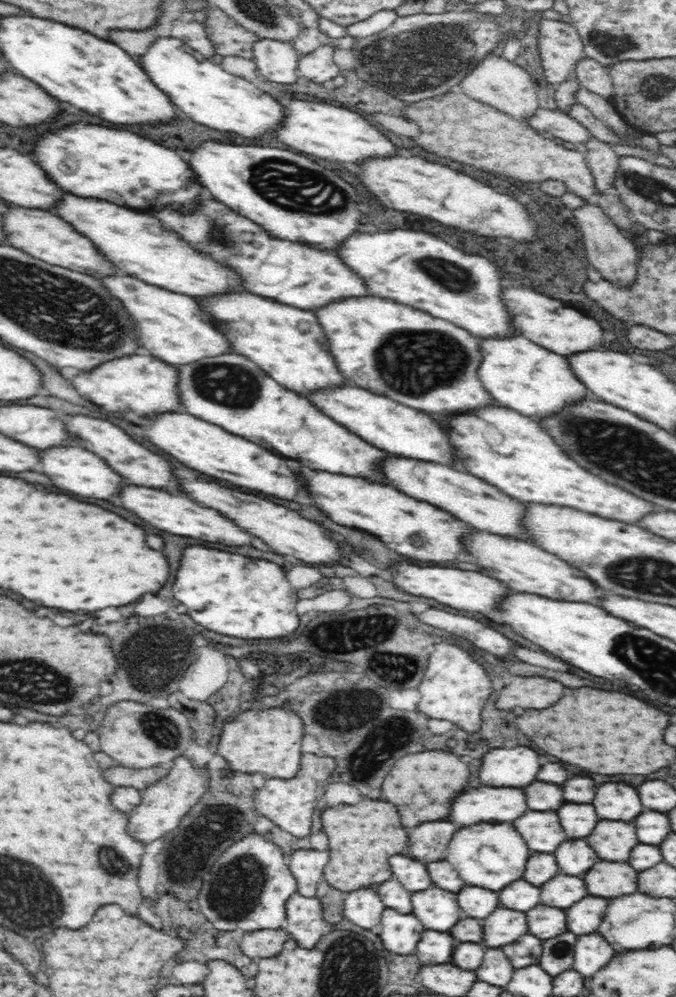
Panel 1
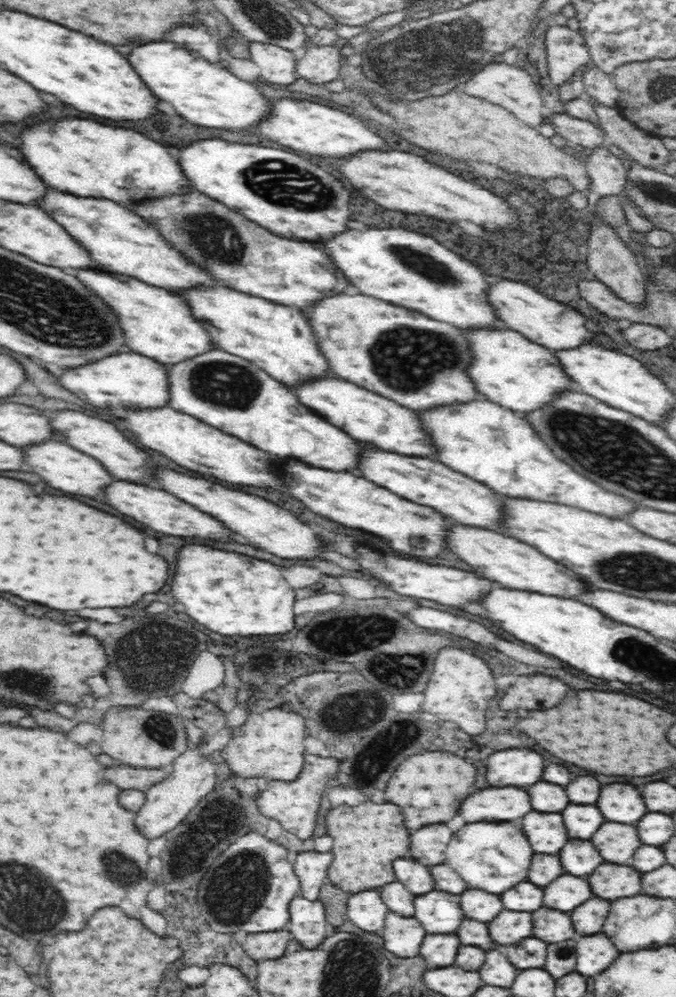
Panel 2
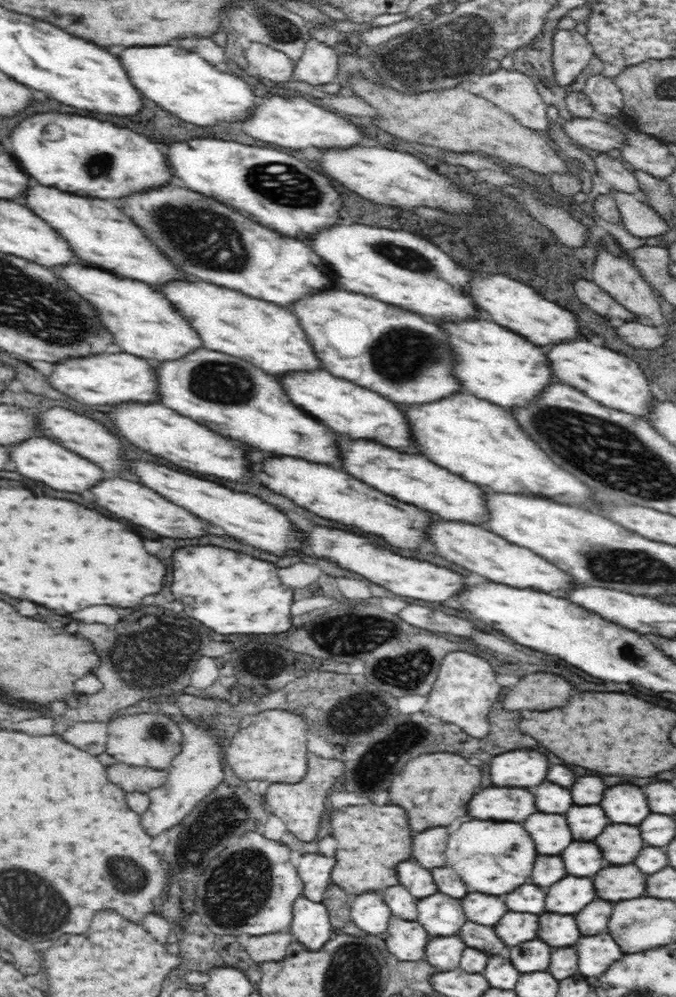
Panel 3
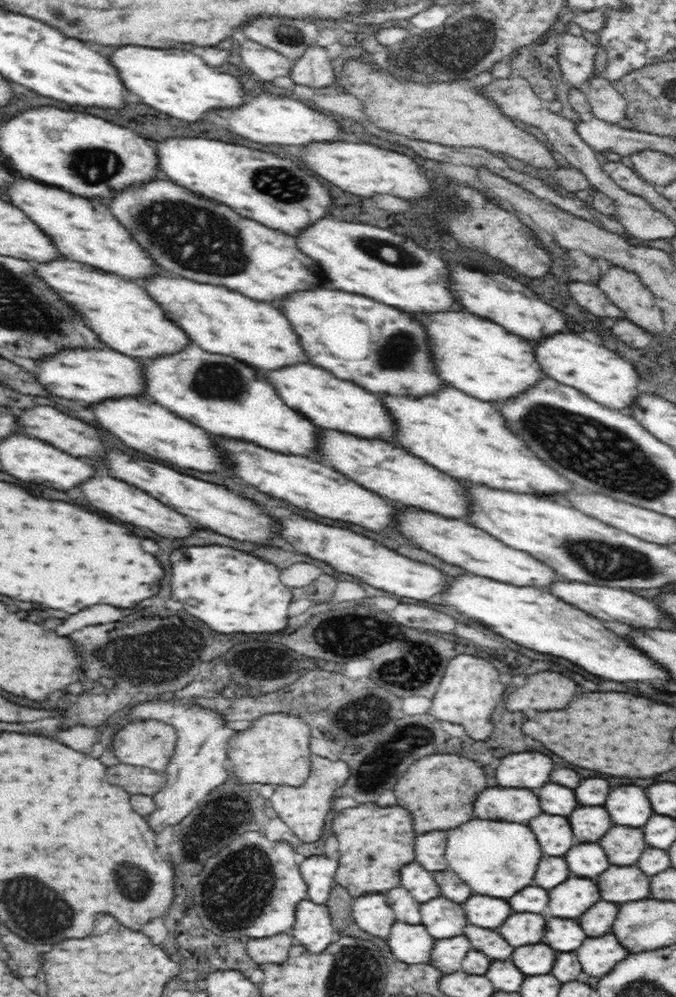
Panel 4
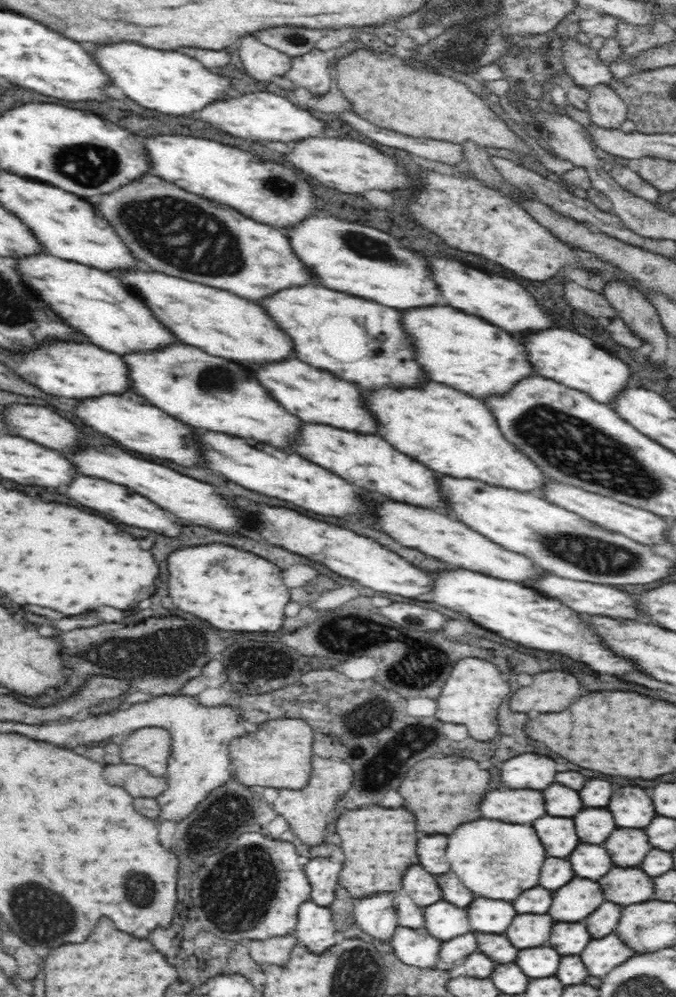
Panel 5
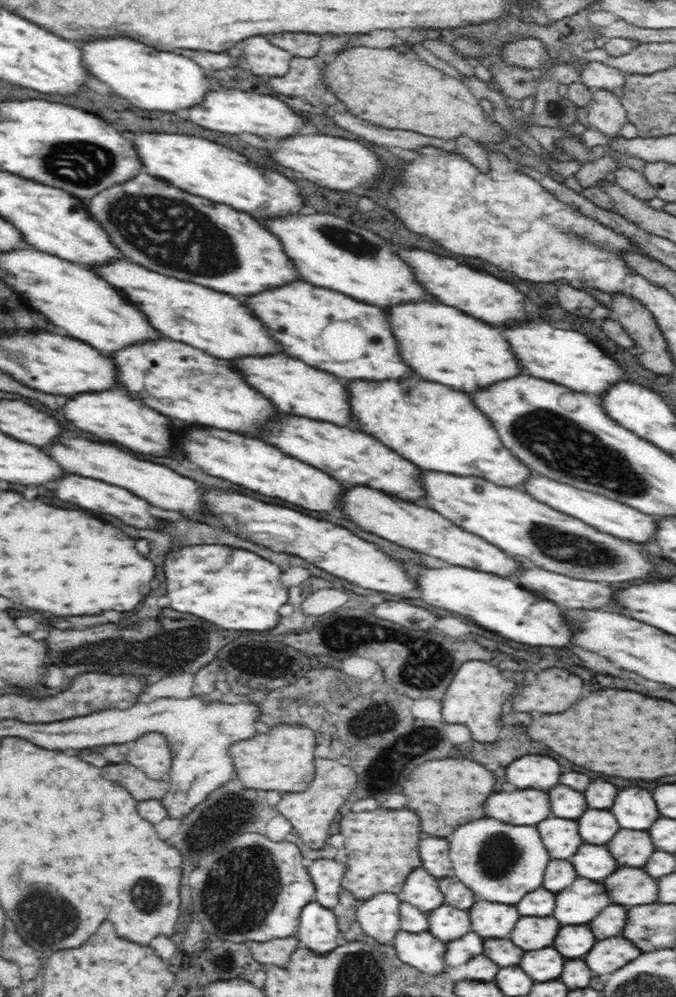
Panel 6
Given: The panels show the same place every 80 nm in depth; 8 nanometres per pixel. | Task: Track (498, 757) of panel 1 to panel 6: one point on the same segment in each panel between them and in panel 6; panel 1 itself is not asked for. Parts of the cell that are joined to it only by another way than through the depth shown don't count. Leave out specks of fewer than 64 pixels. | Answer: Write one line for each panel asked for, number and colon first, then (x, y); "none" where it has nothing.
2: (520, 768)
3: (524, 769)
4: (529, 770)
5: (532, 771)
6: (540, 772)

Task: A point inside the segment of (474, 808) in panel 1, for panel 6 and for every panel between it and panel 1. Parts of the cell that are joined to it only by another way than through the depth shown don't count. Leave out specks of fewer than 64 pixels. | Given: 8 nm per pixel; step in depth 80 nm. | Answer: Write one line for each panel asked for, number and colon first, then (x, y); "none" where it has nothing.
2: (493, 804)
3: (511, 804)
4: (508, 804)
5: (519, 806)
6: (524, 807)

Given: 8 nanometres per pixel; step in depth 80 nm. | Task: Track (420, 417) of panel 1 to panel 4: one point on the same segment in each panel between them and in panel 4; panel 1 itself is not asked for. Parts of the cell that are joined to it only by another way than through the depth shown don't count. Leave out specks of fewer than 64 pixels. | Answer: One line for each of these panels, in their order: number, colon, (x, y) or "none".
2: (366, 416)
3: (343, 406)
4: (327, 402)

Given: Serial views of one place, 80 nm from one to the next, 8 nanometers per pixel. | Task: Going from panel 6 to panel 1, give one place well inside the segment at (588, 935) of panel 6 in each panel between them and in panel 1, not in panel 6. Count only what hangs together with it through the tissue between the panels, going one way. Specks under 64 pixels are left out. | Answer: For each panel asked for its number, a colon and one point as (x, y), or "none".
1: (545, 922)
2: (552, 926)
3: (558, 931)
4: (564, 935)
5: (569, 939)

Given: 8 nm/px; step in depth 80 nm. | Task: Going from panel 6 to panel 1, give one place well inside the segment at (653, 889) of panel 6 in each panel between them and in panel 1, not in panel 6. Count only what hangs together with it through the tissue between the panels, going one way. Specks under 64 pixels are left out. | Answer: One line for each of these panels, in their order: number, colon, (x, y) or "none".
1: (608, 880)
2: (610, 882)
3: (615, 883)
4: (626, 884)
5: (627, 885)

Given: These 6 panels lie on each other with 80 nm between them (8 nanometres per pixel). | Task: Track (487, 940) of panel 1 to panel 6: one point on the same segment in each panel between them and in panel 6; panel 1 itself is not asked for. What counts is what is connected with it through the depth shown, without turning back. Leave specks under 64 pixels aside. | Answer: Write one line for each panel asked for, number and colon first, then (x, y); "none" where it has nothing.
2: (512, 927)
3: (515, 928)
4: (524, 928)
5: (528, 931)
6: (532, 933)

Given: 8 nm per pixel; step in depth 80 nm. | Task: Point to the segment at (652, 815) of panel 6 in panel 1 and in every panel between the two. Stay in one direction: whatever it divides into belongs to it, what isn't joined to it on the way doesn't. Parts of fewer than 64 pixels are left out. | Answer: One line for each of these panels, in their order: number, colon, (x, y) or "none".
1: (614, 801)
2: (619, 802)
3: (625, 804)
4: (628, 805)
5: (632, 807)

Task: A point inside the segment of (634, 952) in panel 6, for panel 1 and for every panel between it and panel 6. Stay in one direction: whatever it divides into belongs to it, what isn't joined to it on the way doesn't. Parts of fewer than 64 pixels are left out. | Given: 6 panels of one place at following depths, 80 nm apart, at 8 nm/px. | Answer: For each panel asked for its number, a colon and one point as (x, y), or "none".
1: (592, 952)
2: (594, 953)
3: (596, 954)
4: (598, 956)
5: (600, 956)

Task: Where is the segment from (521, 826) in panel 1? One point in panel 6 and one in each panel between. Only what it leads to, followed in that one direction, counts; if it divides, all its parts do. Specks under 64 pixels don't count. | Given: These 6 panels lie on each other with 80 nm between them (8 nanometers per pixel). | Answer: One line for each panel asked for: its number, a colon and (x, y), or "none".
2: (547, 832)
3: (551, 833)
4: (554, 833)
5: (558, 835)
6: (561, 838)

